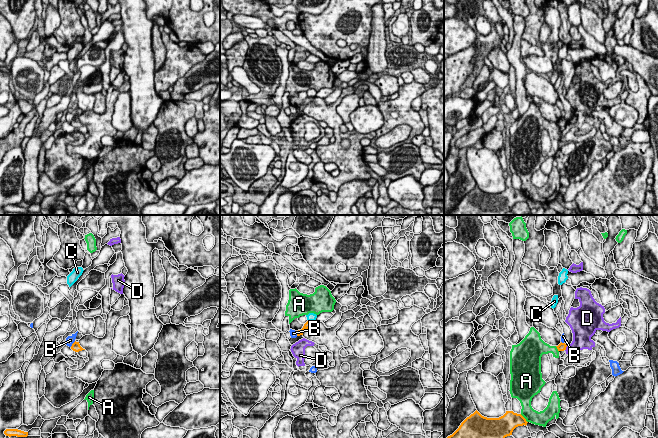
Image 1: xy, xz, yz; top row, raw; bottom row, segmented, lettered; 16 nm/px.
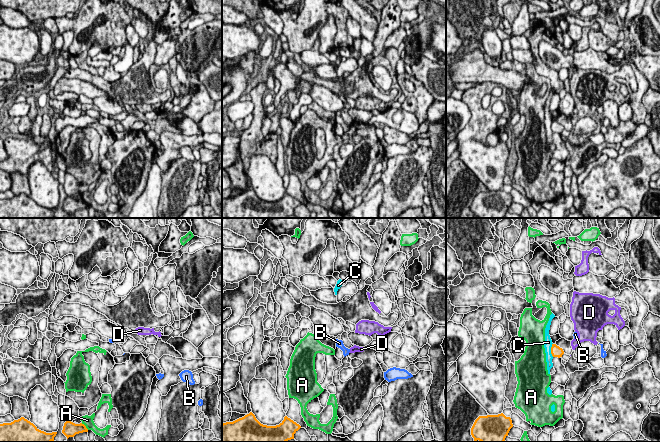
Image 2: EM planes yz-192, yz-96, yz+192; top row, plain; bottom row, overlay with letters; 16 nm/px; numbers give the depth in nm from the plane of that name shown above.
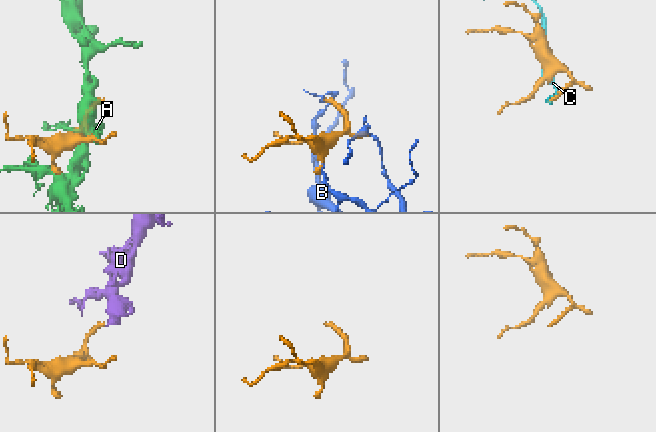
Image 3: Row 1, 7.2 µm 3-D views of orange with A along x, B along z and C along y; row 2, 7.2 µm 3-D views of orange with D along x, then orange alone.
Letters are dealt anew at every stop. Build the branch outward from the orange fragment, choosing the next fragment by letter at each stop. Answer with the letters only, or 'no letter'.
no letter

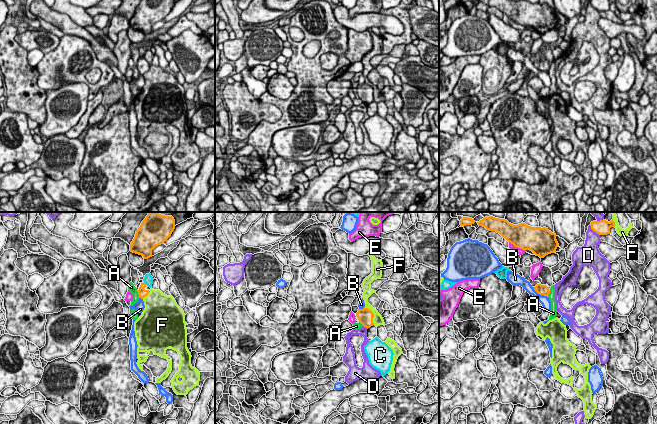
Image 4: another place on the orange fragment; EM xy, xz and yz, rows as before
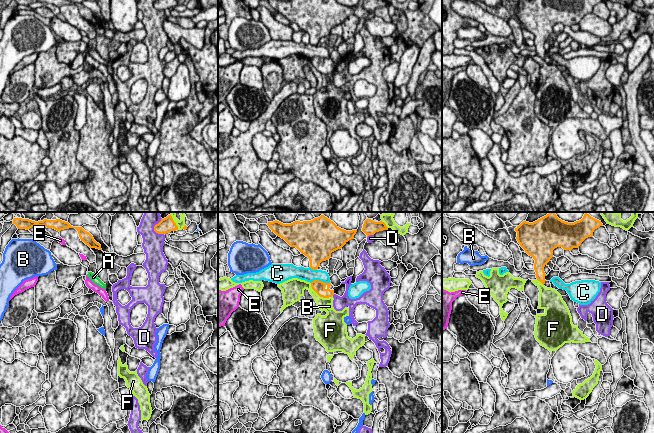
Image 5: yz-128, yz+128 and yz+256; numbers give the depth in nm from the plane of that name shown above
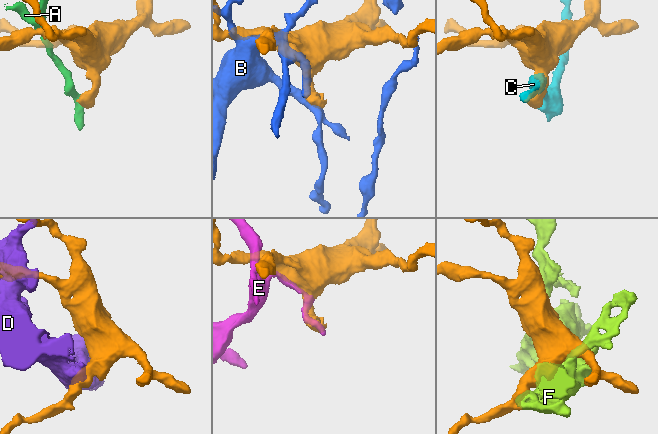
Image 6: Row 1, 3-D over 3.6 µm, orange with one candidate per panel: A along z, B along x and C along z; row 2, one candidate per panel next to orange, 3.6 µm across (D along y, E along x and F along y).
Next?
no letter

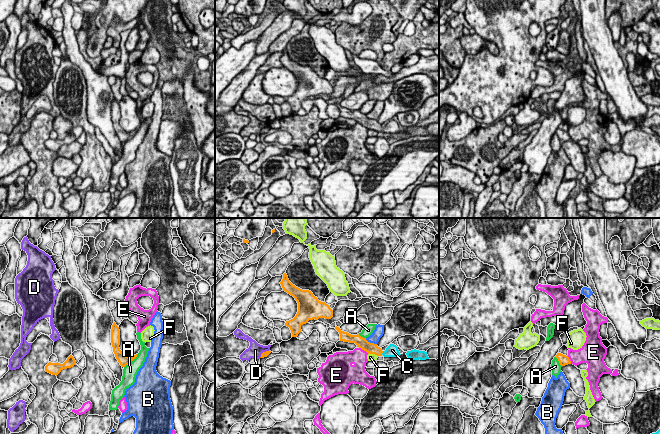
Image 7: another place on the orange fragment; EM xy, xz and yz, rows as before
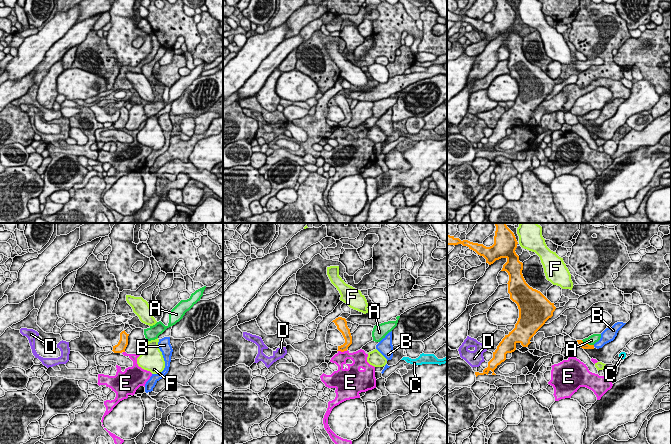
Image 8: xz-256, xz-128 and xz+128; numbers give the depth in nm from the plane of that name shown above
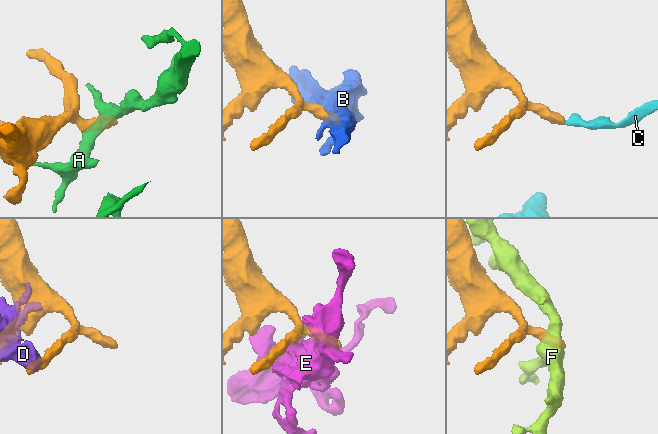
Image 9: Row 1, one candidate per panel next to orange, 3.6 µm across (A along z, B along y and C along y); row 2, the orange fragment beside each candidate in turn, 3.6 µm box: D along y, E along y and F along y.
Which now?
C

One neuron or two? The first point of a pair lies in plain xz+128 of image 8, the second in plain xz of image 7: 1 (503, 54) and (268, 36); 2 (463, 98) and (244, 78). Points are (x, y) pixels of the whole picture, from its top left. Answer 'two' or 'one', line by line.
1: two
2: one

